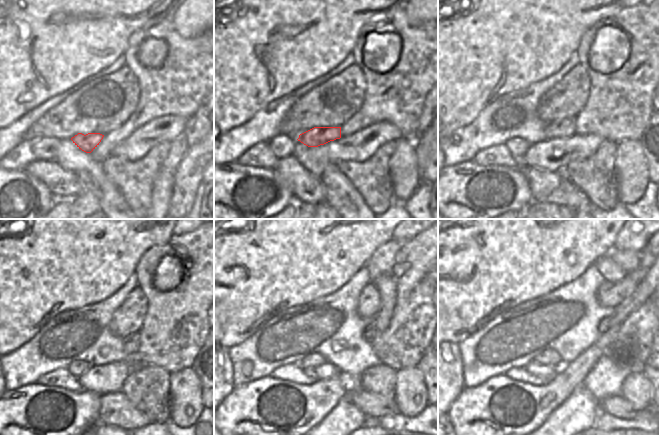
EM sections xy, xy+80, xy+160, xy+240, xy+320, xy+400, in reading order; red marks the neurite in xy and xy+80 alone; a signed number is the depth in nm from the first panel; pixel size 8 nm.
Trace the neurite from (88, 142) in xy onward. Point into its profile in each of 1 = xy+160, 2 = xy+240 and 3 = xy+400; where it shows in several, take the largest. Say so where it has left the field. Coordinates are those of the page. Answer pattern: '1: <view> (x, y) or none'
1: xy+160 (565, 127)
2: xy+240 (131, 342)
3: xy+400 (641, 294)

